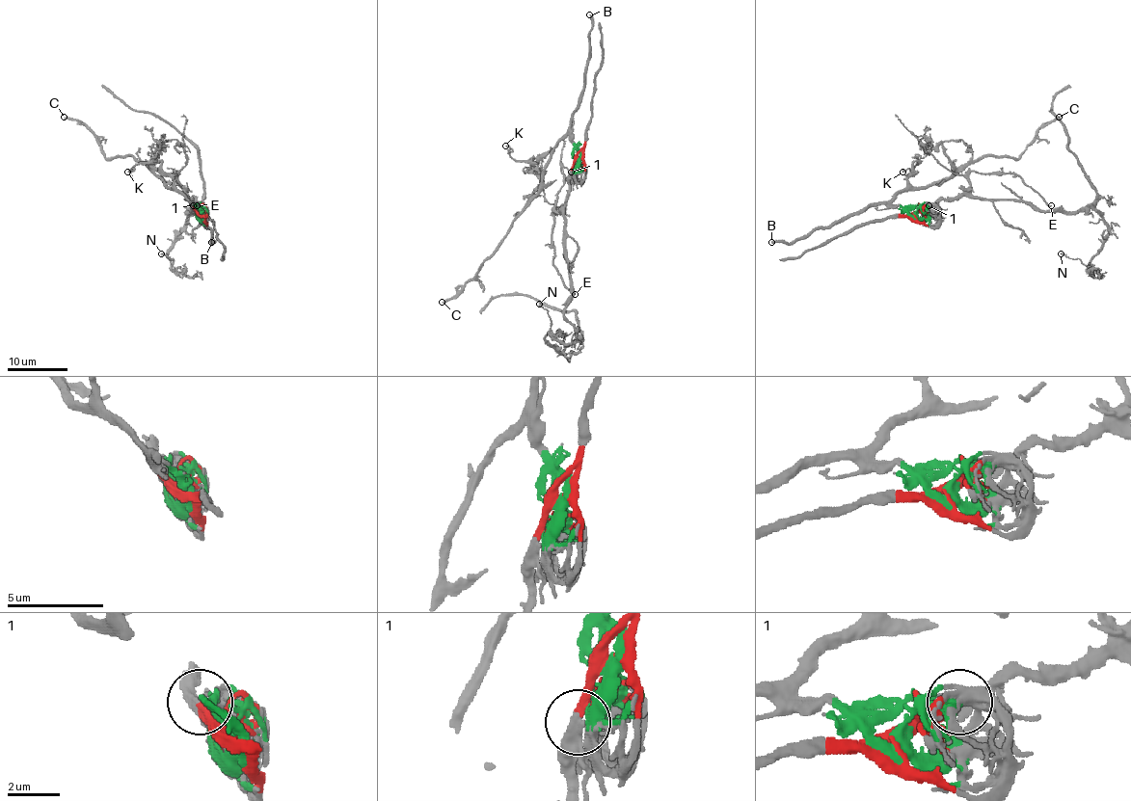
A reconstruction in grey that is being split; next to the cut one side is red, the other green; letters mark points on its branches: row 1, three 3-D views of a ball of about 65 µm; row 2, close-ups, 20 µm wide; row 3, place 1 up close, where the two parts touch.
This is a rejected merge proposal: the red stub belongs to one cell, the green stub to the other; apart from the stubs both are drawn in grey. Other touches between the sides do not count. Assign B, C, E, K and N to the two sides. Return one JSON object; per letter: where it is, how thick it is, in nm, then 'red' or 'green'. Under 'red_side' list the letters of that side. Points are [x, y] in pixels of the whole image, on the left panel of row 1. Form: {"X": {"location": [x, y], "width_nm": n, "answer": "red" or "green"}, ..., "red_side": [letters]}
{"B": {"location": [211, 242], "width_nm": 320, "answer": "green"}, "C": {"location": [64, 117], "width_nm": 300, "answer": "green"}, "E": {"location": [197, 205], "width_nm": 130, "answer": "red"}, "K": {"location": [127, 172], "width_nm": 160, "answer": "green"}, "N": {"location": [161, 253], "width_nm": 280, "answer": "red"}, "red_side": ["E", "N"]}

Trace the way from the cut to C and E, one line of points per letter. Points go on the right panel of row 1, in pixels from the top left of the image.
C: (914, 216), (891, 203), (901, 192), (947, 181), (977, 159), (990, 155), (1017, 159), (1039, 128), (1059, 117)
E: (914, 216), (918, 209), (942, 199), (957, 198), (969, 185), (971, 171), (1015, 173), (1051, 205)

